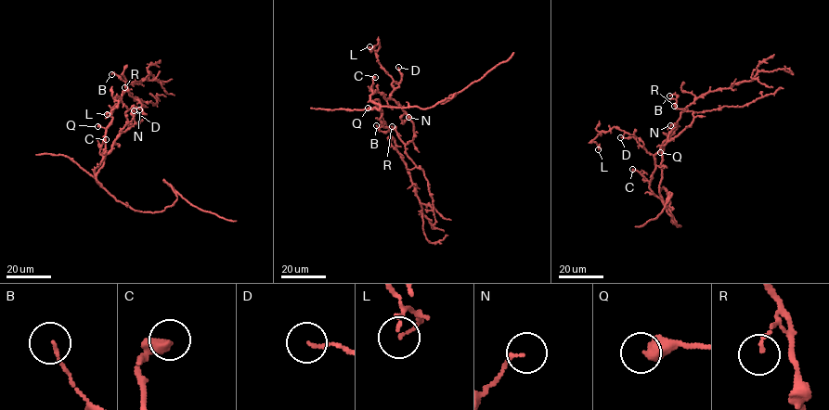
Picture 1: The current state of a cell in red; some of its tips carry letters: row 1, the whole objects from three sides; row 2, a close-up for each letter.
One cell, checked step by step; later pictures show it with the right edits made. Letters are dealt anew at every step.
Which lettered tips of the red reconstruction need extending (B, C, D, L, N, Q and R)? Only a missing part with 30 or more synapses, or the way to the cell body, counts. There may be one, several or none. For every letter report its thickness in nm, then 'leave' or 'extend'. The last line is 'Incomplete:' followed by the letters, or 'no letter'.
B: 80 nm | leave
C: 460 nm | leave
D: 120 nm | leave
L: 80 nm | leave
N: 100 nm | leave
Q: 500 nm | leave
R: 120 nm | leave
Incomplete: no letter

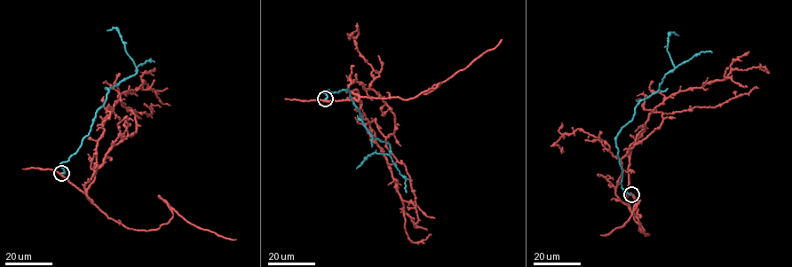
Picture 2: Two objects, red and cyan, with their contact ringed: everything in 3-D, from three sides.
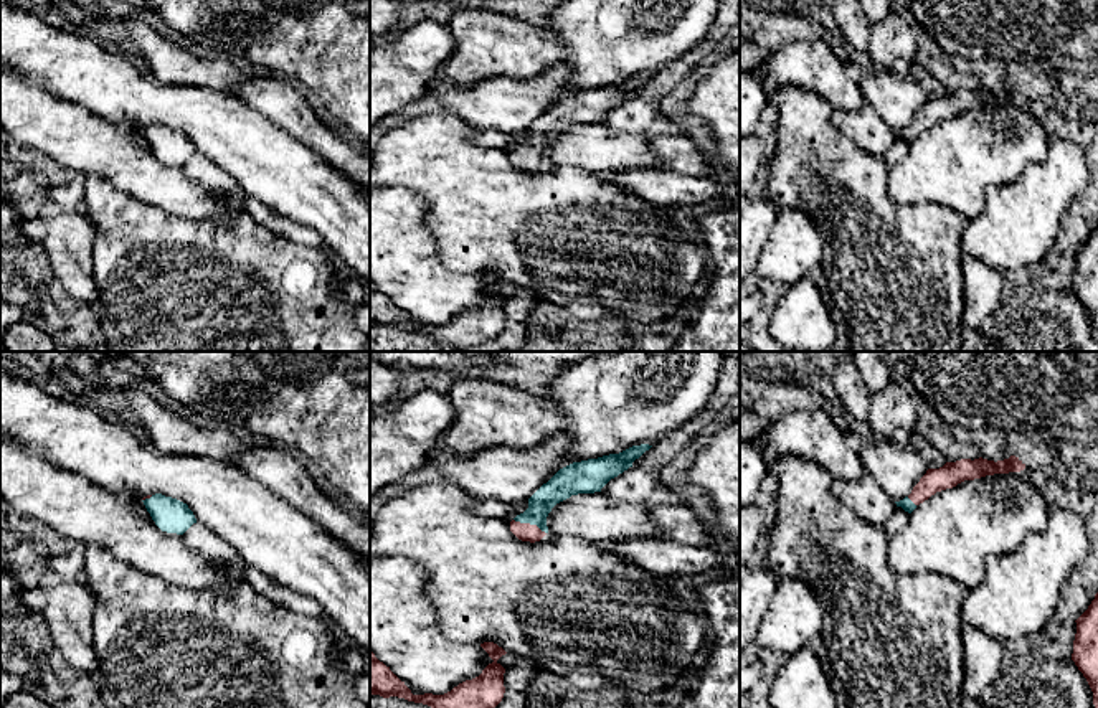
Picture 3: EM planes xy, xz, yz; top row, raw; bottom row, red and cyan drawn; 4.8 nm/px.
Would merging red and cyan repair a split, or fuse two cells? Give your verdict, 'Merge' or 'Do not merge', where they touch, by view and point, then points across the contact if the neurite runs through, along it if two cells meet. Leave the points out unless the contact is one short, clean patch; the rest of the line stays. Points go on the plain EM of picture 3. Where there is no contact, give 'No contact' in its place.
Merge. Touches red at xz (529, 154). Path across: xz (525, 162), (529, 154), (562, 116)

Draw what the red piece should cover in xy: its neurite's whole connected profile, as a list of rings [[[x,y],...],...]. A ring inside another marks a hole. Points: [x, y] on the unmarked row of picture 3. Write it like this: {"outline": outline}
{"outline": [[[162,124],[142,129],[155,155],[167,163],[183,165],[196,149],[187,134]]]}

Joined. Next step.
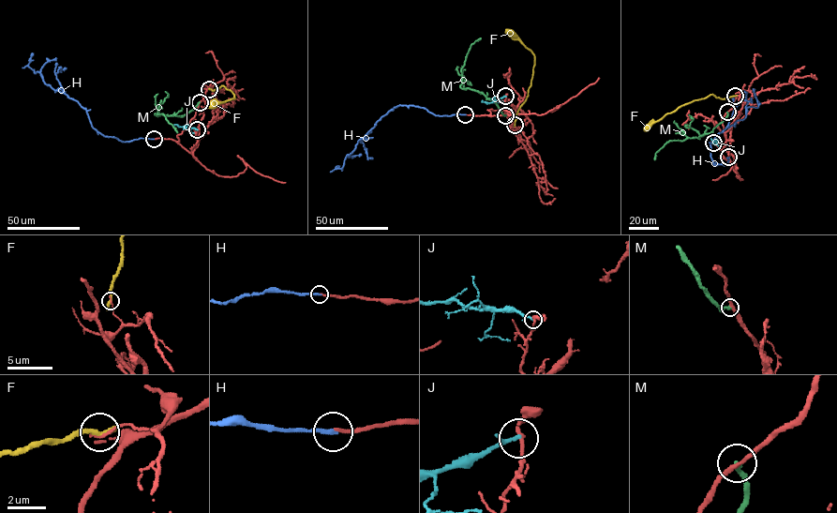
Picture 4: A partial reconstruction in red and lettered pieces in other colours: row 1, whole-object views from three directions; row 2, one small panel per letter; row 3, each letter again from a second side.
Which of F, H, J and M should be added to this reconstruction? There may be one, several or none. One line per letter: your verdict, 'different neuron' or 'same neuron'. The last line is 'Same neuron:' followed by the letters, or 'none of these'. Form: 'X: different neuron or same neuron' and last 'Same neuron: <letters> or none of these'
F: different neuron
H: same neuron
J: different neuron
M: different neuron
Same neuron: H

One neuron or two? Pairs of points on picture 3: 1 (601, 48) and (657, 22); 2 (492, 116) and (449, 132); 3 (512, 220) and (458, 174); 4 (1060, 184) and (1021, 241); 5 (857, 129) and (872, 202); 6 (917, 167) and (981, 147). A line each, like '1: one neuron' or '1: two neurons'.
1: one neuron
2: two neurons
3: one neuron
4: one neuron
5: two neurons
6: one neuron

